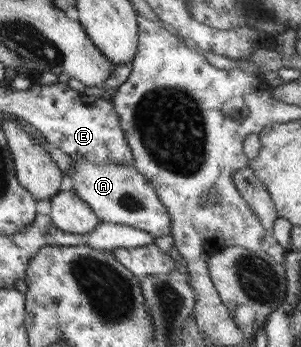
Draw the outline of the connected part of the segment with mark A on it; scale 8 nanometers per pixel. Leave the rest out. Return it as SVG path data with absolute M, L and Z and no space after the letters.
M71 158L71 161L73 161L72 170L68 171L68 176L72 177L71 190L87 202L100 222L127 225L148 232L155 238L170 234L171 218L167 213L167 207L159 200L155 187L136 170L135 166L123 166L115 162L87 162L83 158Z

